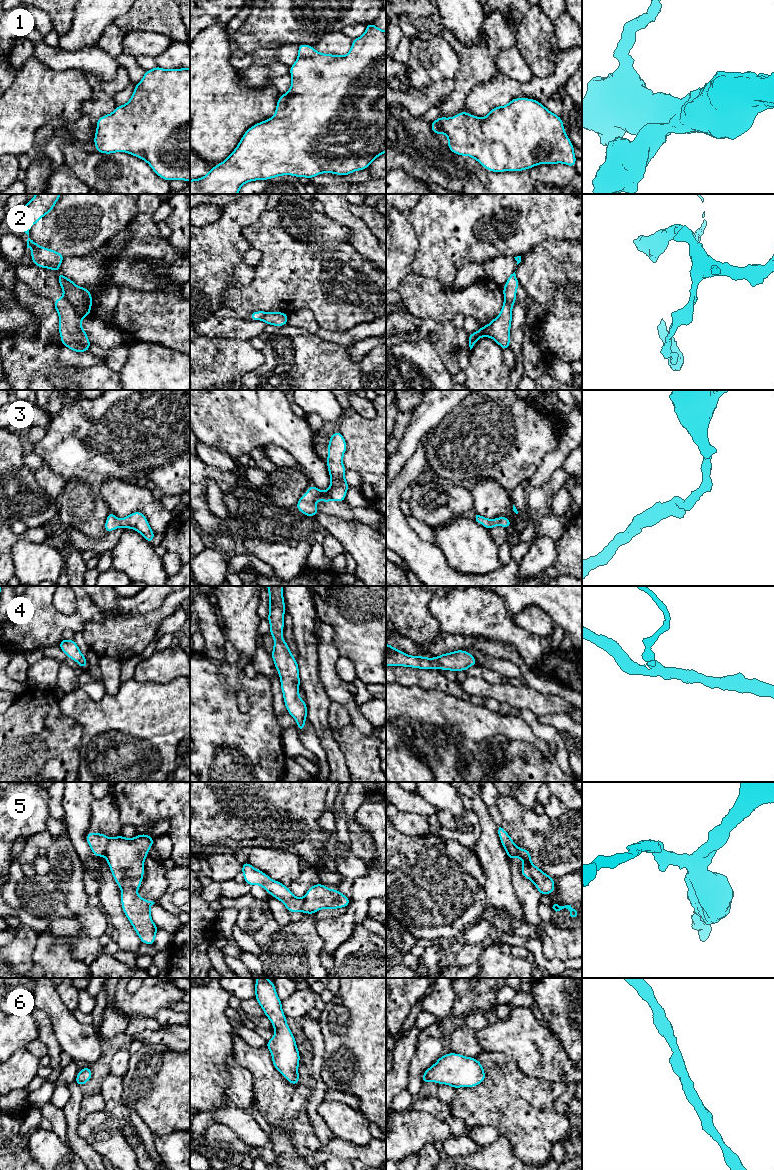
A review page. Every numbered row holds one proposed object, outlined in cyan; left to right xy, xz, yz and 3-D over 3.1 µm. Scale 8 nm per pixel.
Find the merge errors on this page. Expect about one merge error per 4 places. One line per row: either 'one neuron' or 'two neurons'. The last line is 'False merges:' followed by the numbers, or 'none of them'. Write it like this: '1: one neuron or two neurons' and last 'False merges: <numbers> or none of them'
1: one neuron
2: two neurons
3: one neuron
4: one neuron
5: two neurons
6: one neuron
False merges: 2, 5

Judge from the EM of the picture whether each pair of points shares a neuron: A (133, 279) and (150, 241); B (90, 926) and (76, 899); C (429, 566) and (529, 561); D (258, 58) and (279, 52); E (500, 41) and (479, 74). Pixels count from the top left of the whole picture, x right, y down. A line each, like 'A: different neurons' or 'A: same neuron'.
A: same neuron
B: same neuron
C: different neurons
D: same neuron
E: same neuron

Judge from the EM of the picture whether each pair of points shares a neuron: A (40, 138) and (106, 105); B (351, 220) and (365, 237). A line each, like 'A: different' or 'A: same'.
A: same
B: same

